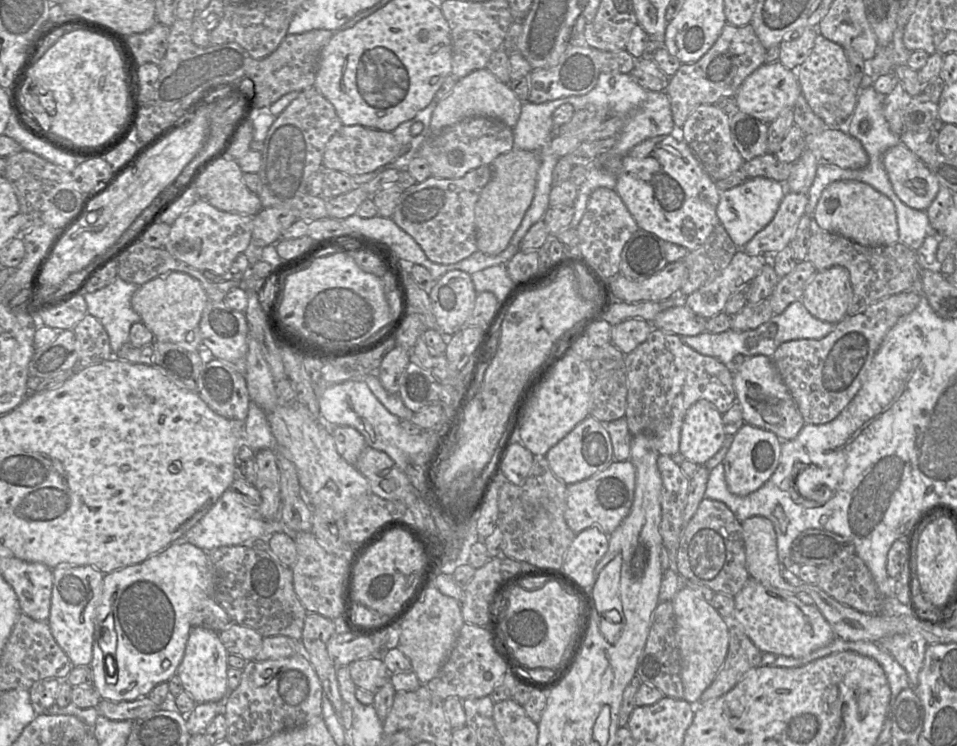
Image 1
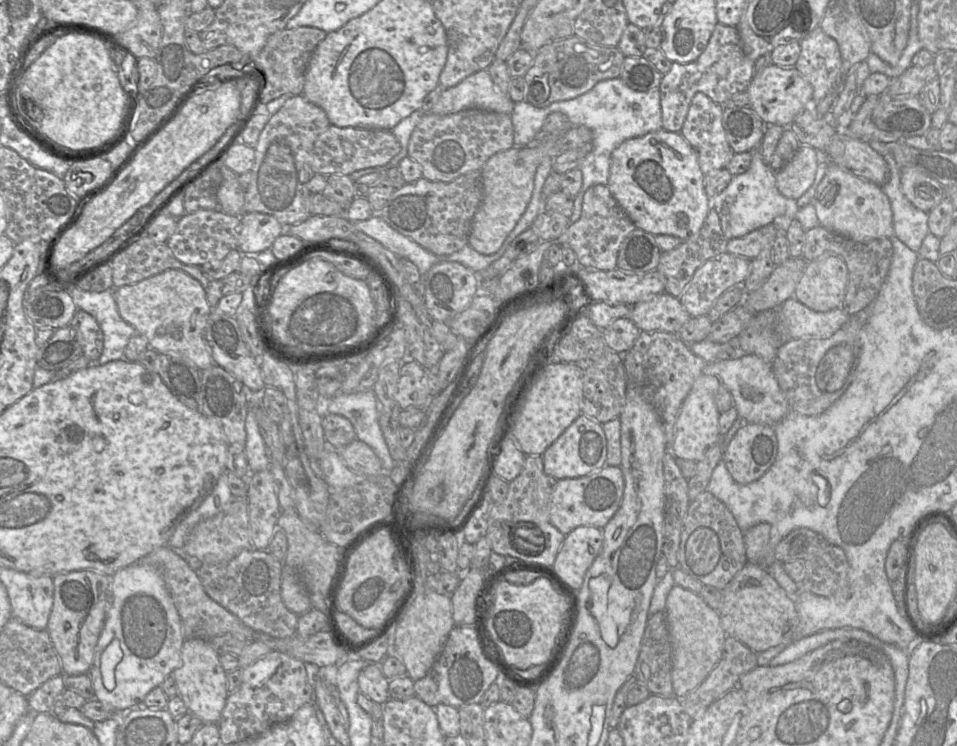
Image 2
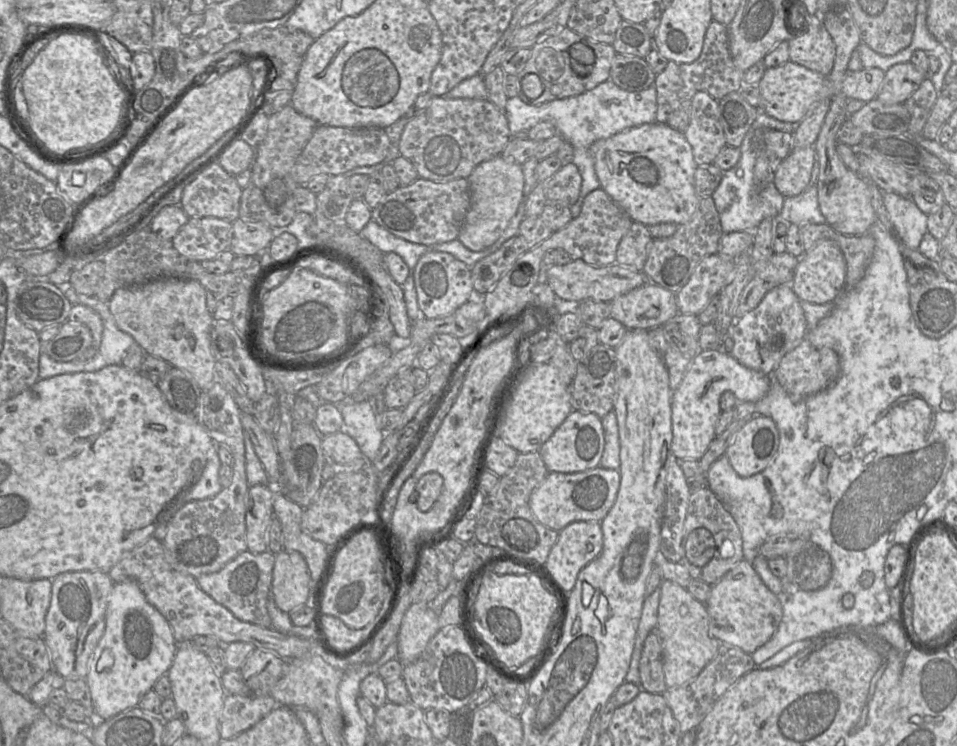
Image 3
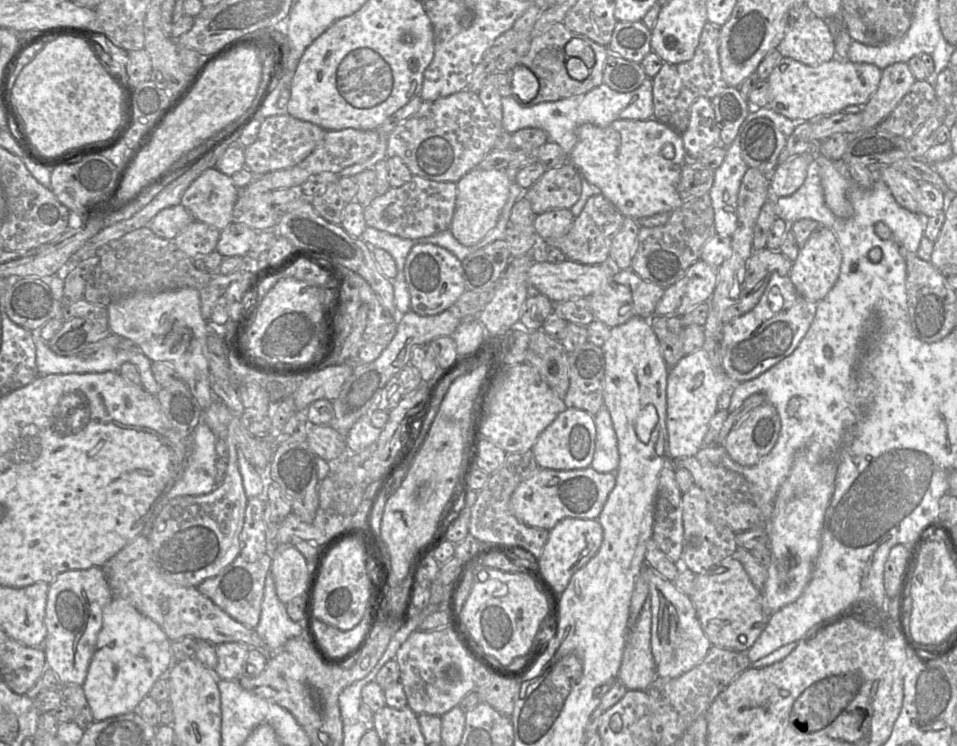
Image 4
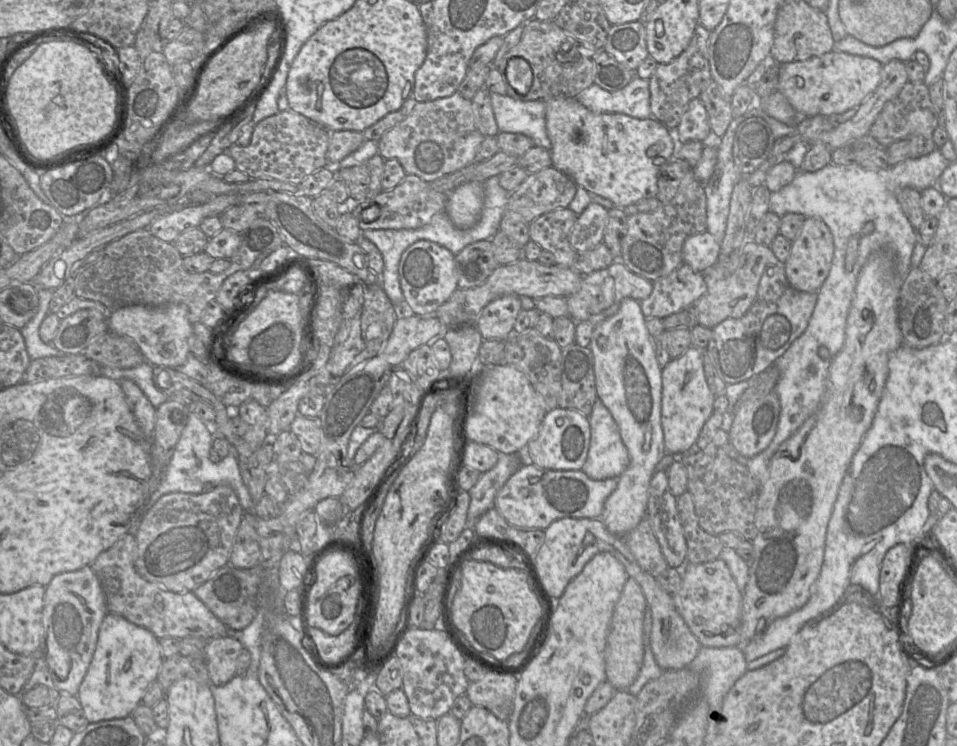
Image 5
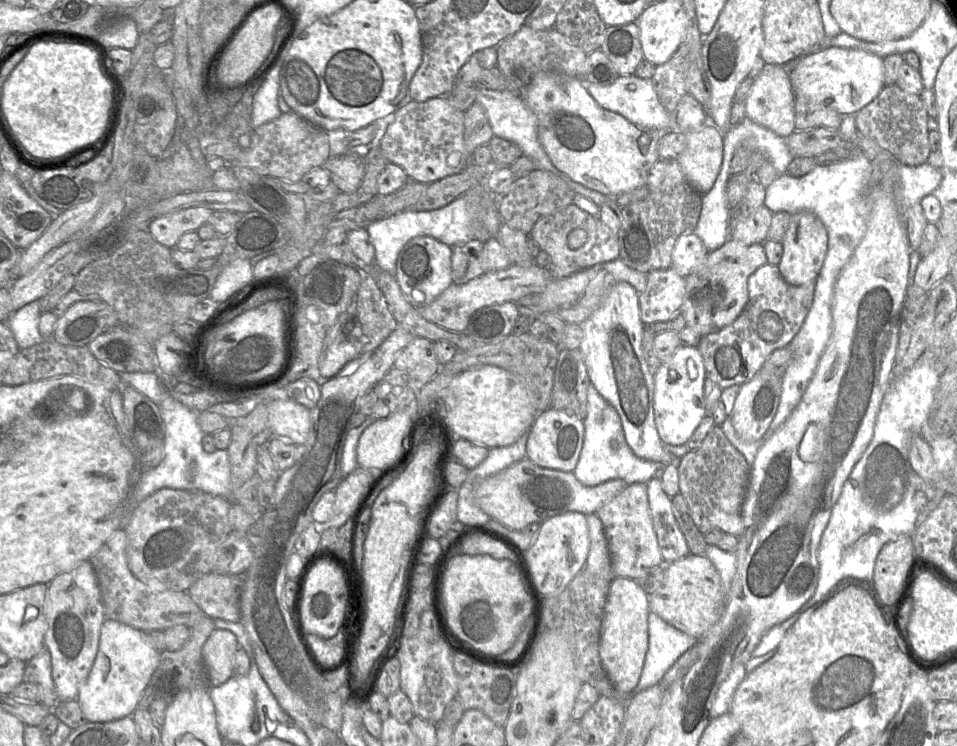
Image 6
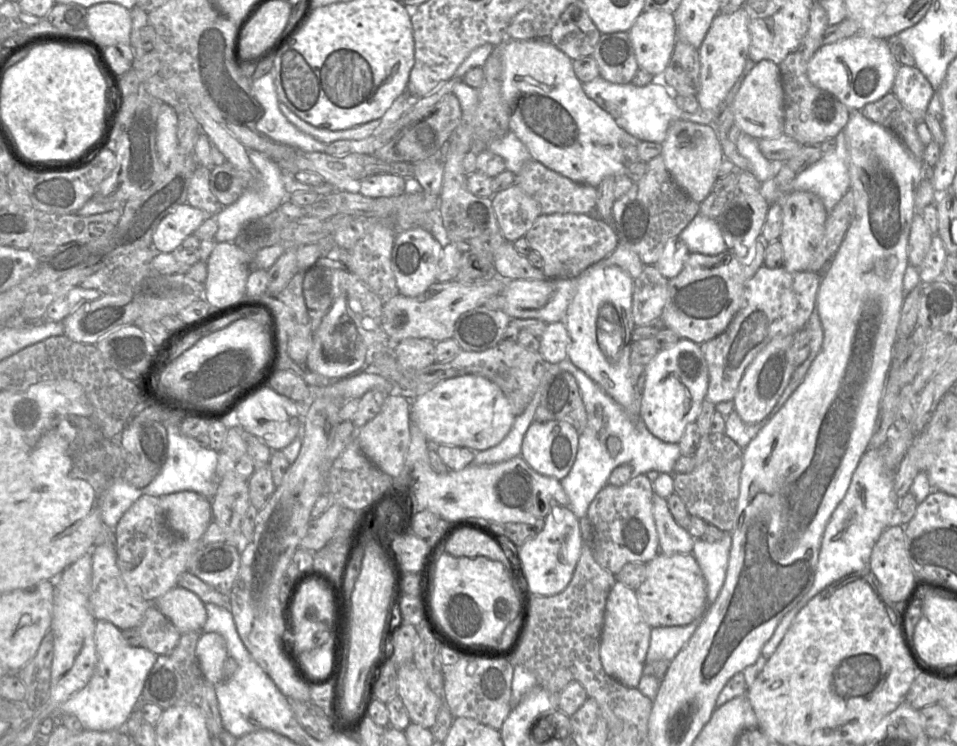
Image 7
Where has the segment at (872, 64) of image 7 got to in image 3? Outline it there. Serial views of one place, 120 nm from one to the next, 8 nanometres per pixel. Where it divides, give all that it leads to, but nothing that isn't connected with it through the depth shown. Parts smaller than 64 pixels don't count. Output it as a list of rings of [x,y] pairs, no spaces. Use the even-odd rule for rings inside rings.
[[[787,61],[776,67],[767,68],[759,82],[760,107],[767,115],[792,124],[801,122],[823,99],[831,99],[837,95],[827,76],[812,71],[804,66]],[[863,68],[846,73],[840,84],[840,93],[848,99],[857,99],[865,103],[876,98],[882,85],[885,72],[879,68]]]

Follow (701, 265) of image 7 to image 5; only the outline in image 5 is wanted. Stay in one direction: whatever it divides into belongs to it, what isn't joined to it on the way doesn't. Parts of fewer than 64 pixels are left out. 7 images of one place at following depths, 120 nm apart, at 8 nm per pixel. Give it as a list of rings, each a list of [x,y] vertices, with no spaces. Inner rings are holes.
[[[748,239],[727,258],[717,261],[703,272],[707,290],[692,306],[697,311],[698,324],[714,328],[729,318],[740,318],[750,309],[757,295],[759,281],[763,272],[771,266],[782,264],[770,247],[757,244]]]

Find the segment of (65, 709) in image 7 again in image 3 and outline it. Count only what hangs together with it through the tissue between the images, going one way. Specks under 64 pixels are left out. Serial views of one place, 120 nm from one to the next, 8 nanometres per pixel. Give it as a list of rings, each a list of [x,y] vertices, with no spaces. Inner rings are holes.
[[[135,581],[115,583],[108,599],[105,630],[85,678],[94,714],[106,720],[136,707],[157,680],[167,674],[178,645],[167,620],[146,600]]]

